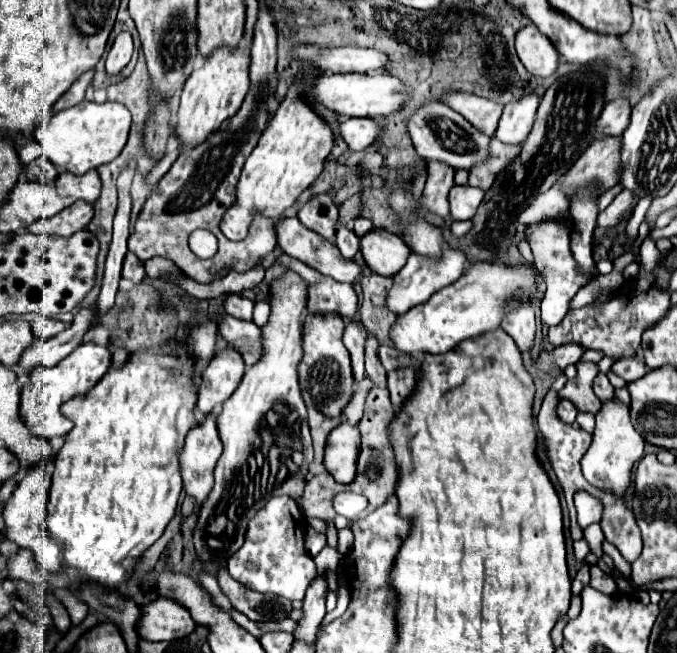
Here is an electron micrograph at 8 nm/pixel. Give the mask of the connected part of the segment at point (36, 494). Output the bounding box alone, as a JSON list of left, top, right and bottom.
[3,466,63,574]

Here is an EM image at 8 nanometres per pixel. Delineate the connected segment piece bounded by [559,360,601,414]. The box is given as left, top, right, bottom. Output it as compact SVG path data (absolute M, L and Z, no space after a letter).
M579 360L575 364L575 368L577 368L575 380L569 380L565 384L565 388L559 390L559 396L561 398L571 398L571 402L575 402L575 406L581 412L597 414L599 406L601 406L601 400L595 396L591 384L593 384L593 378L599 374L599 368L597 368L595 362L583 362L583 360Z

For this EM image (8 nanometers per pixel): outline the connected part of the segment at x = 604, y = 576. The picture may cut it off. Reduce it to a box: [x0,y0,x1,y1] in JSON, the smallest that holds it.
[589,566,617,594]

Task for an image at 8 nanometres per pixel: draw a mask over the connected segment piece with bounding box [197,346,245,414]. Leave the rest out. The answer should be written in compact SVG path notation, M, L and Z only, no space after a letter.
M227 346L221 354L213 356L207 370L201 374L197 408L203 414L215 412L217 406L221 406L235 392L235 388L241 382L243 370L245 364L239 358L239 354L231 350L231 346Z

